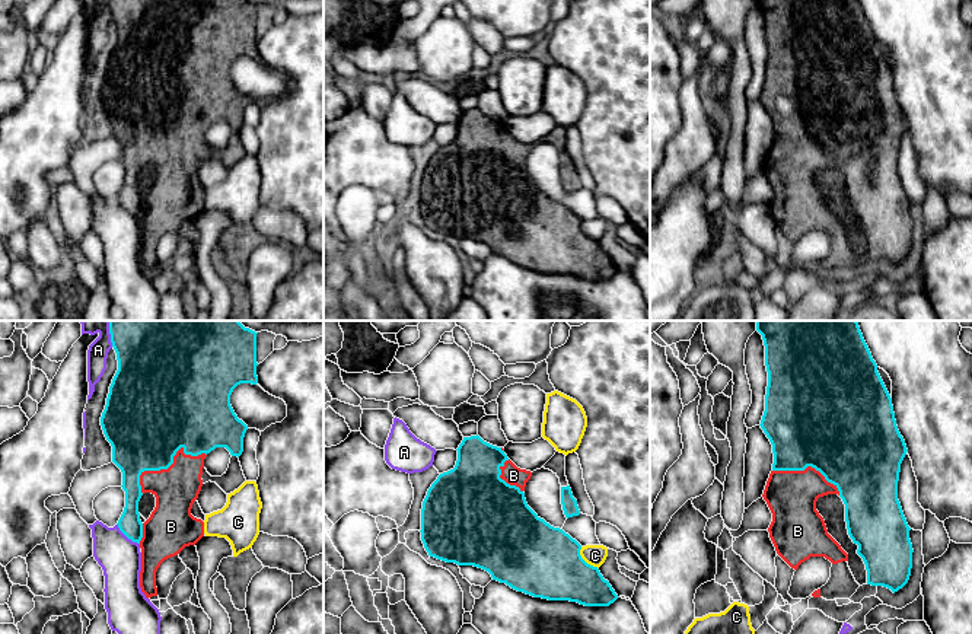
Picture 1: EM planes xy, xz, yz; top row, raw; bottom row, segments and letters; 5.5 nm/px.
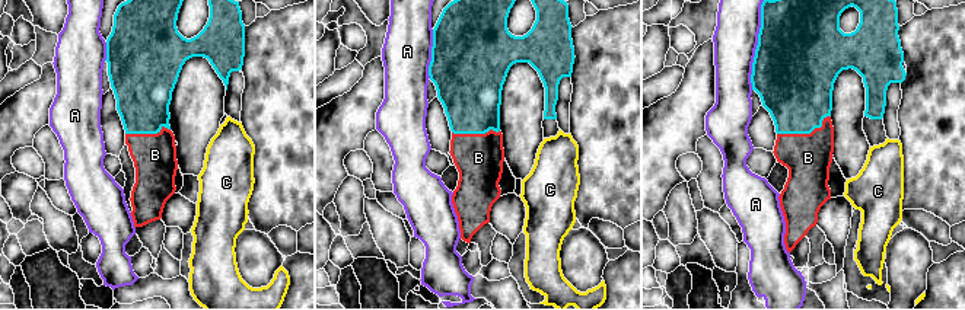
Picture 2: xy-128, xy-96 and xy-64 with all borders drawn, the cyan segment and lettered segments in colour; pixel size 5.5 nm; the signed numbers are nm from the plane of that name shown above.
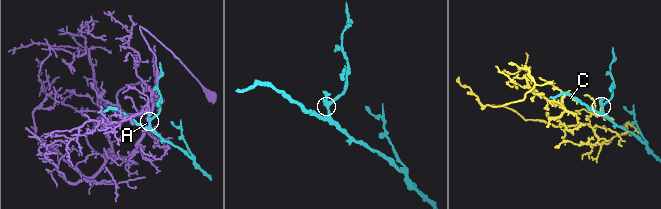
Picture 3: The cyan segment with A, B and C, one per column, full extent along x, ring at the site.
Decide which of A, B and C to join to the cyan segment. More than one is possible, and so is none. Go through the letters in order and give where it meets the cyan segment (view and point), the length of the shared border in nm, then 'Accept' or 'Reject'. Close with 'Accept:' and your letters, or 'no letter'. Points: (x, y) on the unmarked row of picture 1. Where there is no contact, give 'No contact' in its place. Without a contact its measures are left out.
A: Touches cyan at xy (127, 210). Shared border 170 nm. Reject
B: Touches cyan at xy (168, 140). Shared border 420 nm. Accept
C: Touches cyan at xz (583, 233). Shared border 160 nm. Reject
Accept: B

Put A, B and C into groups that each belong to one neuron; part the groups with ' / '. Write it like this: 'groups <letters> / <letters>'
groups A / B / C

